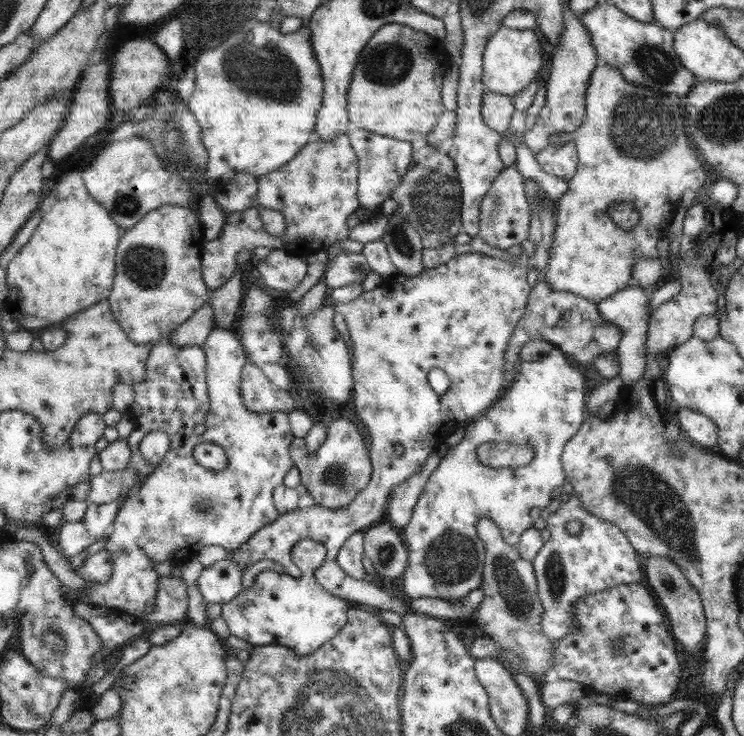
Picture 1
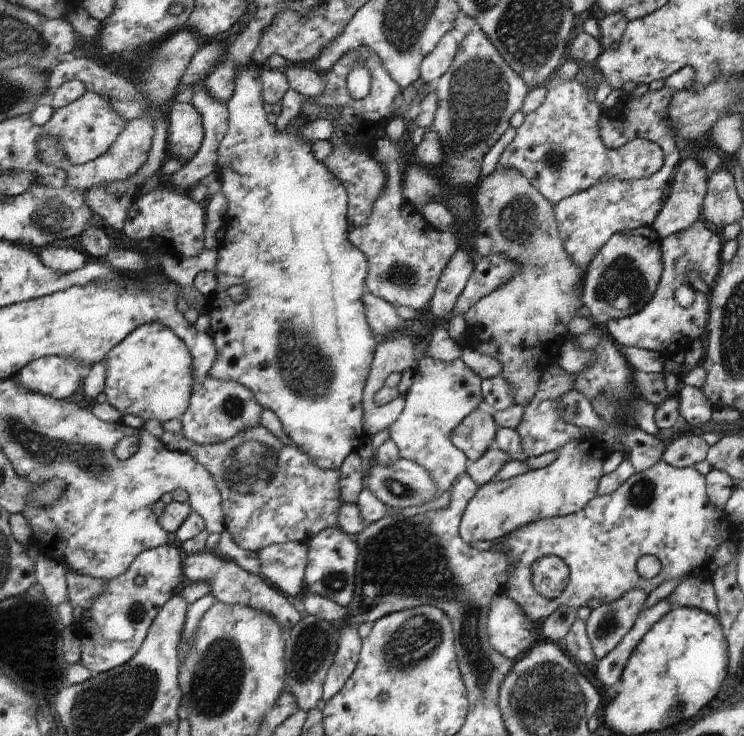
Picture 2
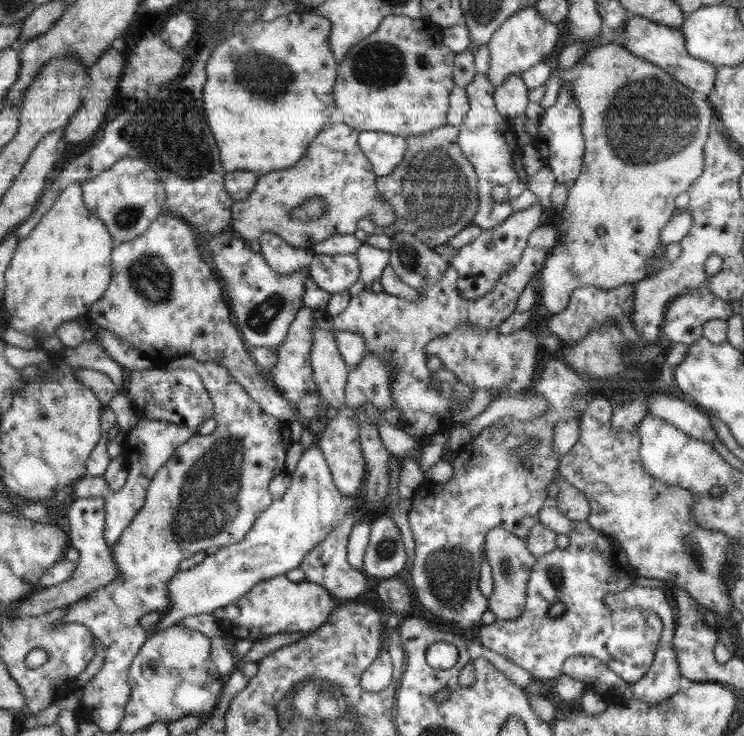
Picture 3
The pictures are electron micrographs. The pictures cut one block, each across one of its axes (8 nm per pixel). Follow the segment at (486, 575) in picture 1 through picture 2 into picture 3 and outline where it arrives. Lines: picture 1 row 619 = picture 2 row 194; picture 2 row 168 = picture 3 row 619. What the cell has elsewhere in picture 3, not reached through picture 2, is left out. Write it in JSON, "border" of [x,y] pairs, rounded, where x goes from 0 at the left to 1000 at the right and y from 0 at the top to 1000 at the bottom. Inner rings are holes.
{"border":[[[665,716],[653,726],[652,754],[660,769],[663,803],[656,817],[656,830],[669,842],[688,842],[700,837],[708,814],[708,793],[720,764],[720,757],[710,747],[707,734],[695,731],[676,716]]]}

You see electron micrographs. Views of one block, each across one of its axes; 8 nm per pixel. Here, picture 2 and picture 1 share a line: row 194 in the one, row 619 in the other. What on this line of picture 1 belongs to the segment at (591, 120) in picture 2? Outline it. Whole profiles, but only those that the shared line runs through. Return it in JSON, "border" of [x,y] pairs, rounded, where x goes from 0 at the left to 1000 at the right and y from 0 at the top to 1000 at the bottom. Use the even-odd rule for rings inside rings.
{"border":[[[774,670],[758,675],[747,696],[734,704],[739,734],[734,734],[714,761],[730,823],[727,855],[746,880],[749,872],[778,855],[770,823],[789,807],[841,792],[860,792],[863,770],[856,747],[823,709],[793,698]]]}

